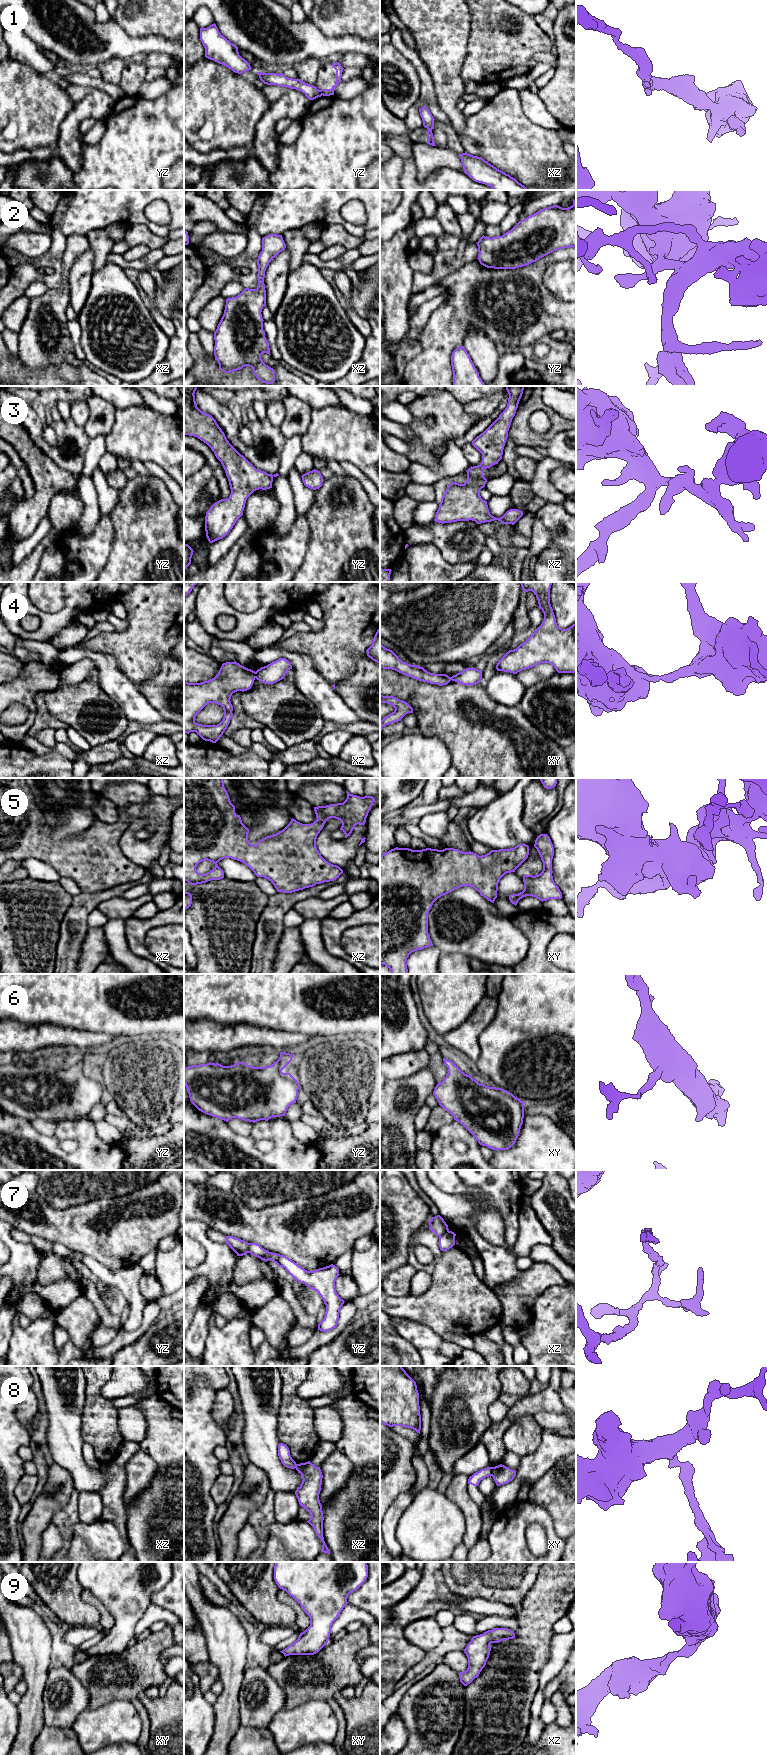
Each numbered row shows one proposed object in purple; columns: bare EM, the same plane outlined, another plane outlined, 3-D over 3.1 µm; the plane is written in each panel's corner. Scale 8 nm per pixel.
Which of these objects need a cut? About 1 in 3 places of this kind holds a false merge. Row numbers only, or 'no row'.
1, 4, 7, 8

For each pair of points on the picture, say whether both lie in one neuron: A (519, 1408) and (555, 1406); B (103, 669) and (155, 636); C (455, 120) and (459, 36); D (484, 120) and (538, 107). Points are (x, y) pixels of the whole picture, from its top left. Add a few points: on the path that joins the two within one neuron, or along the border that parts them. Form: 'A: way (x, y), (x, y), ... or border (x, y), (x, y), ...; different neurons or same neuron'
A: way (528, 1405), (546, 1405); same neuron
B: border (94, 652), (111, 654), (130, 680); different neurons
C: way (451, 99), (452, 57); same neuron
D: border (518, 91), (523, 113), (531, 121), (541, 126); different neurons

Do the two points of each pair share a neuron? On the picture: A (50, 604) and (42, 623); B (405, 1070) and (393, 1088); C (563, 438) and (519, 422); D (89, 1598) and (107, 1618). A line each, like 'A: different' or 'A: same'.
A: different
B: different
C: different
D: same

